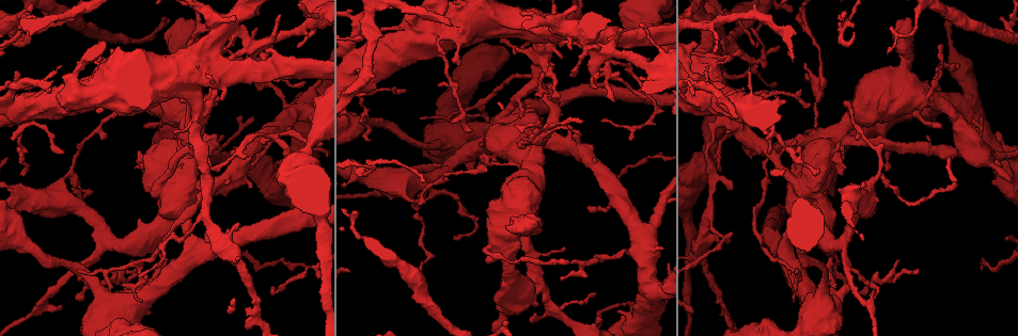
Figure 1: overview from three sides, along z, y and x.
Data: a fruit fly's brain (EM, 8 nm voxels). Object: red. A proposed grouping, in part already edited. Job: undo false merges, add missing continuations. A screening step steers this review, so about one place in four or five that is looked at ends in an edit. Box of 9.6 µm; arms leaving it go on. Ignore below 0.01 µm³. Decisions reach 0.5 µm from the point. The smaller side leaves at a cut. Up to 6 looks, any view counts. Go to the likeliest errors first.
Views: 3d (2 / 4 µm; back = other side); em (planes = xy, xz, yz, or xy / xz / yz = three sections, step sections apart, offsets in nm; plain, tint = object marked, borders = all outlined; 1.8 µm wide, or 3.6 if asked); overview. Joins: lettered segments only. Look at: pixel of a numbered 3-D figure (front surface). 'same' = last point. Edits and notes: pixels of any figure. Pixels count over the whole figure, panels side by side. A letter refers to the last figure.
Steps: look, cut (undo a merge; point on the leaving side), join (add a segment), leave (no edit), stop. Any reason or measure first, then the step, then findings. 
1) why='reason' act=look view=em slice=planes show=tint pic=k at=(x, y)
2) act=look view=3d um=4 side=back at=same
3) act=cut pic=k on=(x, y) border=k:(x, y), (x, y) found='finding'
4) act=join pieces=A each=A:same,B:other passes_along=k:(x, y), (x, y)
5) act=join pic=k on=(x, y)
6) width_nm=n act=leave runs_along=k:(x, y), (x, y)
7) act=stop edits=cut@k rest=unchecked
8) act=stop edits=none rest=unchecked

why='two arms in line, one across' act=look view=3d um=4 side=back pic=1 at=(848, 270)

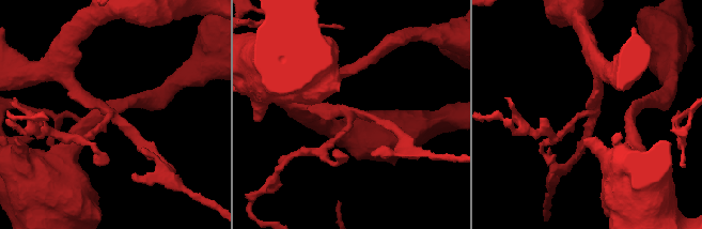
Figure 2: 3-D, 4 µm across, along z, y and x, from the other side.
arms=3 why='shape alone is not enough' act=look view=em slice=yz step=4 show=borders pic=2 at=(589, 112)

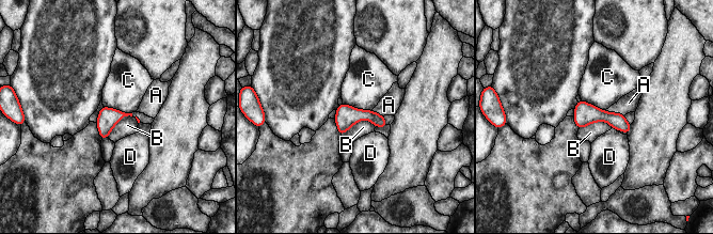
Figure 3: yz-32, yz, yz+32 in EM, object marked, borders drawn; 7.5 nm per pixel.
act=look view=em slice=planes show=borders at=same

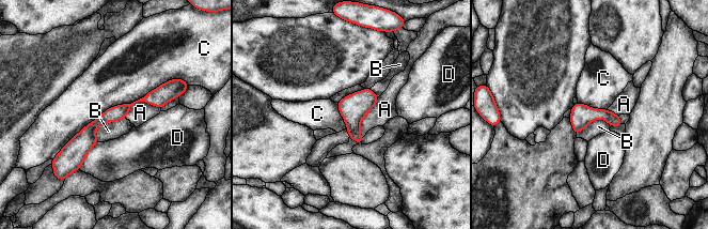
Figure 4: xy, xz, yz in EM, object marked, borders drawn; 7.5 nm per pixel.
width_nm=110 act=leave each=A:other,B:other,C:other,D:other border=4:(177, 78), (107, 108), (53, 158) found='one neuron here'

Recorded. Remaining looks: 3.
why='tapers out' act=look view=3d um=4 pic=1 at=(133, 260)

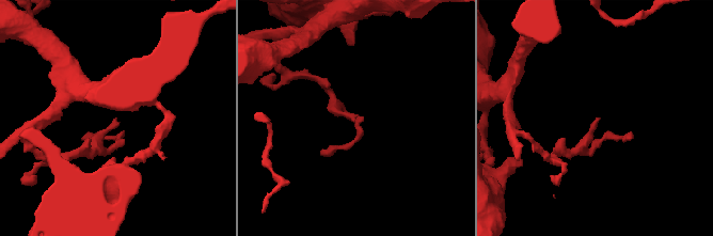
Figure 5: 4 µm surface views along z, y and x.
act=look view=em slice=planes show=tint pic=5 at=(596, 118)

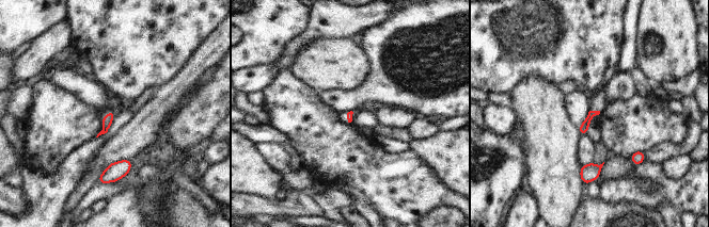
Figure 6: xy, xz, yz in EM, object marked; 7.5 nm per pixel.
act=look view=em slice=planes show=borders at=same

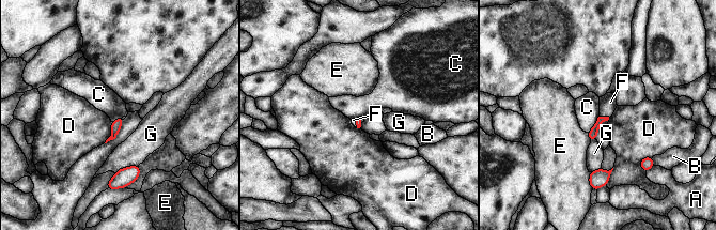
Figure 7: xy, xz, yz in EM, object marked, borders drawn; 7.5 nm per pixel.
act=join pieces=F each=A:other,B:other,C:other,D:other,E:other,F:same,G:other passes_along=7:(592, 135), (605, 117), (607, 103) found='it goes on there'

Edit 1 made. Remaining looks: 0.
act=stop edits=join@7 rest=unchecked

